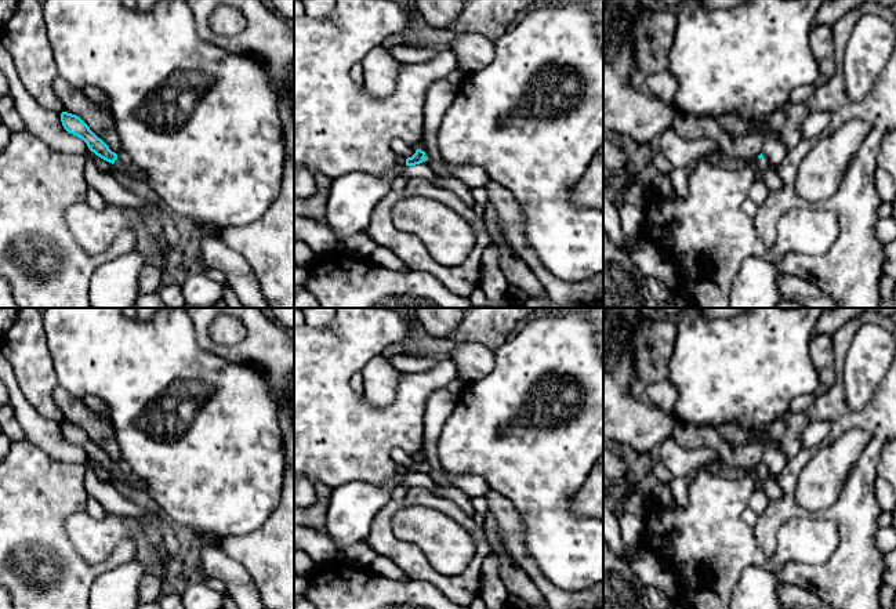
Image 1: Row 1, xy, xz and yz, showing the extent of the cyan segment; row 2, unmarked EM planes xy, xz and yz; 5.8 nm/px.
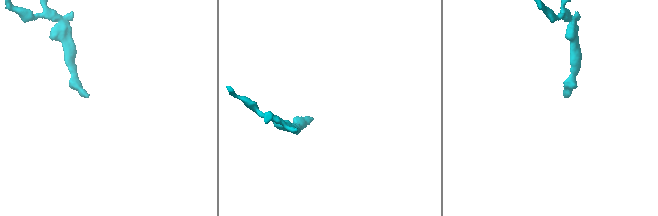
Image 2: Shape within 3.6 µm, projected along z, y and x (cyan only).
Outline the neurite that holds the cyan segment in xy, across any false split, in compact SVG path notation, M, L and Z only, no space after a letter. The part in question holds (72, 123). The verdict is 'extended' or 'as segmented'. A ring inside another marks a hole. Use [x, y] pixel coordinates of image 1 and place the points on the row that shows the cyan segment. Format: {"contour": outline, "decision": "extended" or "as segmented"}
{"contour": "M62 112L61 122L68 133L81 138L91 152L94 152L101 159L112 163L116 171L128 175L134 181L146 184L146 175L133 163L123 164L117 159L117 155L112 152L109 146L101 138L98 138L79 116Z", "decision": "extended"}

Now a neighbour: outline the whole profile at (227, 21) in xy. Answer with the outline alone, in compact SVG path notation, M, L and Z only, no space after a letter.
M218 7L210 18L210 26L217 35L235 36L244 30L246 18L233 7Z

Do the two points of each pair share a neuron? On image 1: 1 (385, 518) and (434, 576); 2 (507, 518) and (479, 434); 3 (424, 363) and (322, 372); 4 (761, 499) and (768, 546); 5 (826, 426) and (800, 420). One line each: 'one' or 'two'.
1: one
2: two
3: two
4: two
5: two

